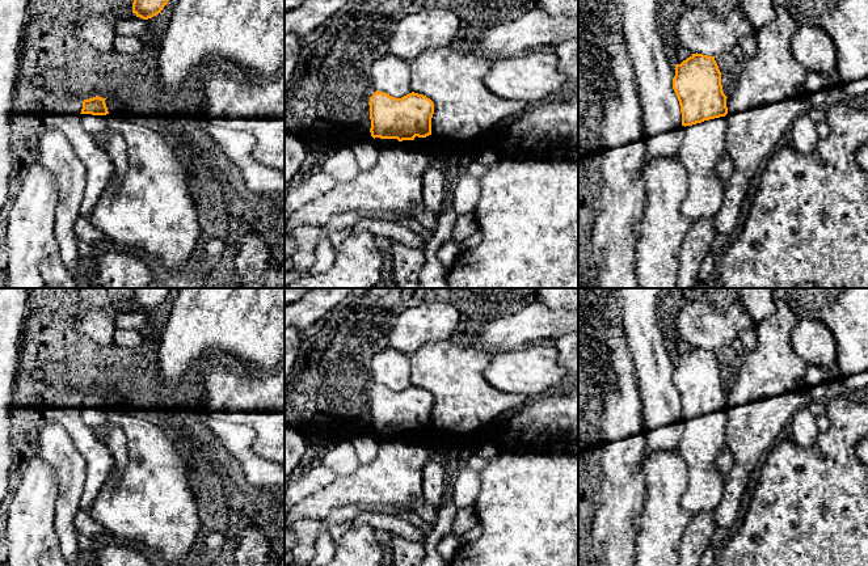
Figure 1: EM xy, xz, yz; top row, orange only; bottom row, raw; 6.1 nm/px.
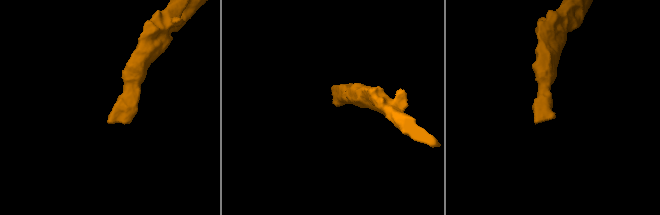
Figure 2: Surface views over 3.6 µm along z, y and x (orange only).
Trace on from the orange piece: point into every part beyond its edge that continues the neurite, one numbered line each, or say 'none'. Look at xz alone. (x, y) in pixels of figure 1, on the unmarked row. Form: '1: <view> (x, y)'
1: xz (380, 436)

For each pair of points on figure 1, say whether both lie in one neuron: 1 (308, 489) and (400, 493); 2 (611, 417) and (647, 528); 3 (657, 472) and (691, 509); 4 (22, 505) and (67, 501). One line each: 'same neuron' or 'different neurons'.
1: different neurons
2: different neurons
3: different neurons
4: different neurons

